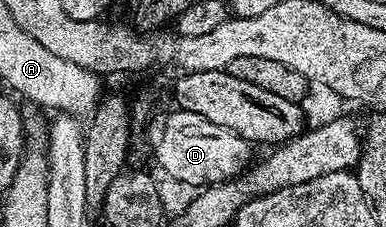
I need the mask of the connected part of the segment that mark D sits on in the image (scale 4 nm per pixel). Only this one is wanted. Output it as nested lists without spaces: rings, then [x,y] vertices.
[[[178,109],[172,112],[164,117],[159,140],[155,143],[155,159],[169,178],[187,187],[203,189],[210,184],[233,180],[244,170],[243,162],[249,150],[246,139],[233,133],[233,129],[225,129],[225,125],[213,125],[213,121],[197,117],[197,113]]]

